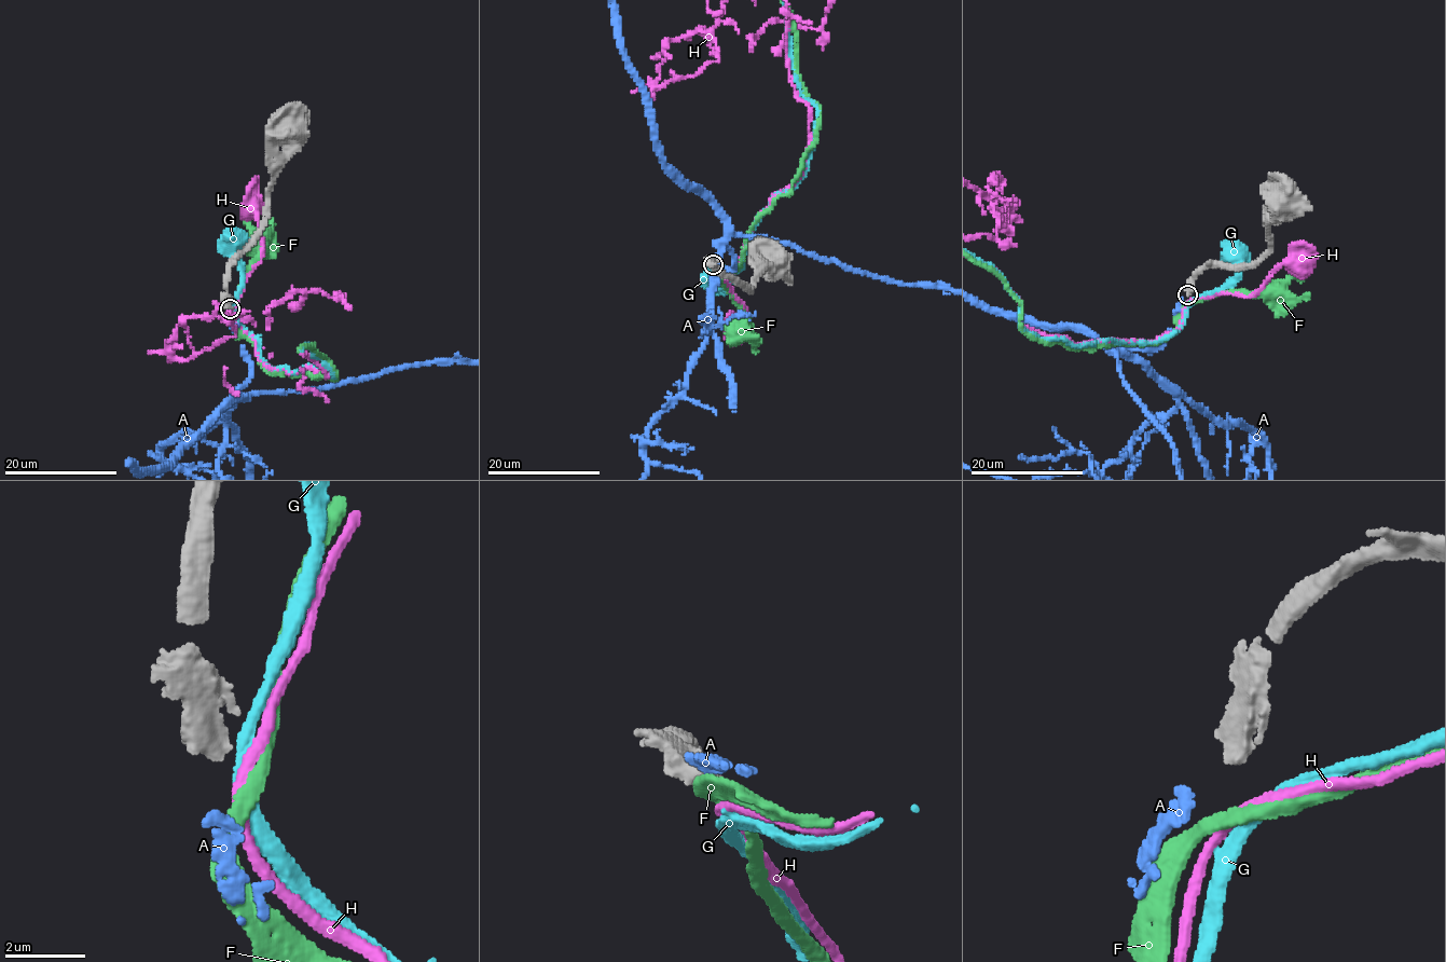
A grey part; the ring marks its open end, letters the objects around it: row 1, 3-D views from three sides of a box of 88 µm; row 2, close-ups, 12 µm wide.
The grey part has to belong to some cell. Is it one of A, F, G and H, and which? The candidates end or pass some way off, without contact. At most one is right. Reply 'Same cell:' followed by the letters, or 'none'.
Same cell: A

